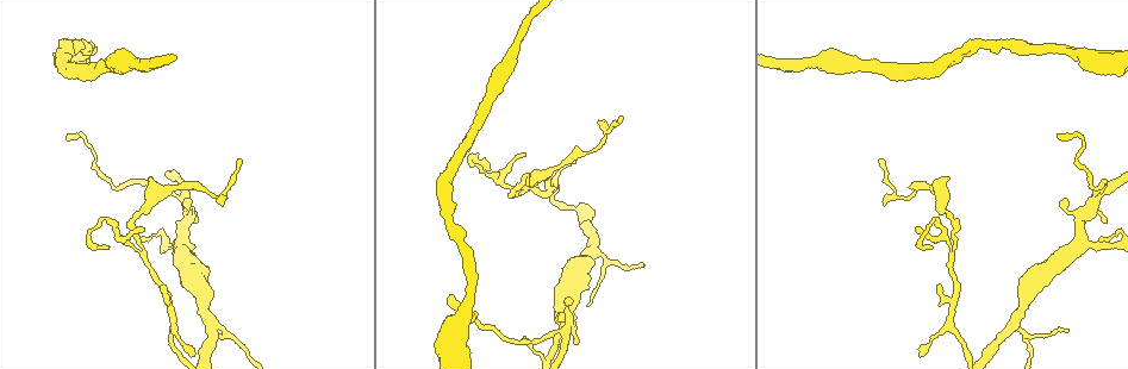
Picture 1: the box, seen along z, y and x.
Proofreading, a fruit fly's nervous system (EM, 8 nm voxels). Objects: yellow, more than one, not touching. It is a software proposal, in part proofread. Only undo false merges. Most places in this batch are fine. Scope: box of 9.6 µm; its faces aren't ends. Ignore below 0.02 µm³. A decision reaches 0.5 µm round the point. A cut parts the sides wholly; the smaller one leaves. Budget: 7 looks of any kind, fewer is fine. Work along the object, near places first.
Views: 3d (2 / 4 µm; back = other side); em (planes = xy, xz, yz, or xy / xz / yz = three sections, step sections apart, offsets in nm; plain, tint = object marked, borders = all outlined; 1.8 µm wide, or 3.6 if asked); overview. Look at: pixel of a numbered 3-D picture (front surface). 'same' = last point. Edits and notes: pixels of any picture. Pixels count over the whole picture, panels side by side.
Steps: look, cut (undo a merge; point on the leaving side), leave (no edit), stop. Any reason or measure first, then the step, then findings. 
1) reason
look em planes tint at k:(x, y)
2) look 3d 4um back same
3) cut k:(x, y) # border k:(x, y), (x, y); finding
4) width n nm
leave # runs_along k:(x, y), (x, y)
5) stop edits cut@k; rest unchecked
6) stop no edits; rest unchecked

arms part here
look em 3.6um planes tint at 1:(1014, 325)

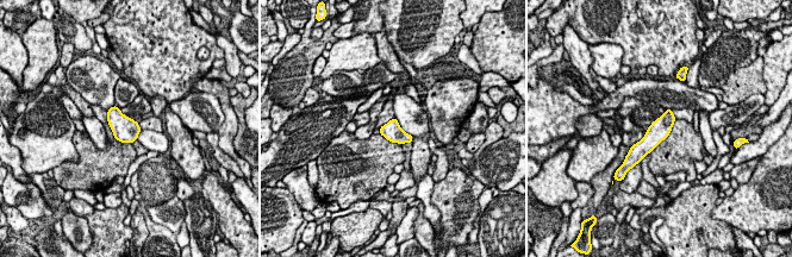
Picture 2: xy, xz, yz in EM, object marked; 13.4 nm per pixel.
leave # runs_along 2:(668, 112), (662, 126), (634, 154); continuous, no second neuron

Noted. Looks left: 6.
thick turns thin
look 3d 2um at 1:(1086, 56)

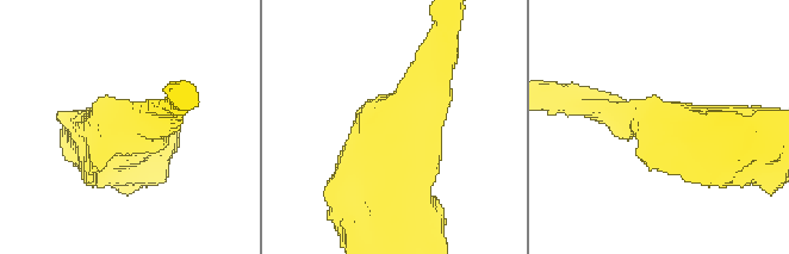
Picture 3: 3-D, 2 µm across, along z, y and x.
arm_widths 220, 550 nm
look em 3.6um planes tint at 3:(389, 132)

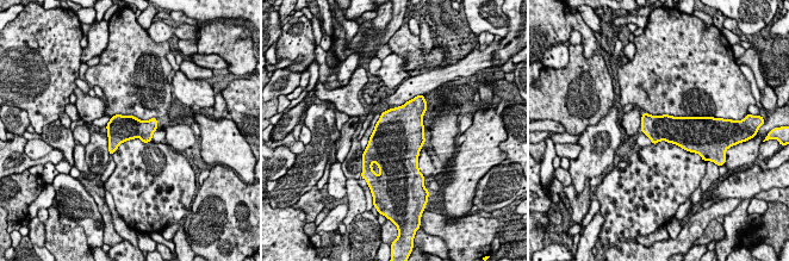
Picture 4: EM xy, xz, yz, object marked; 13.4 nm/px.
leave # continuous, no second neuron

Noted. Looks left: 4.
look em yz step 4 tint at 1:(1093, 200)

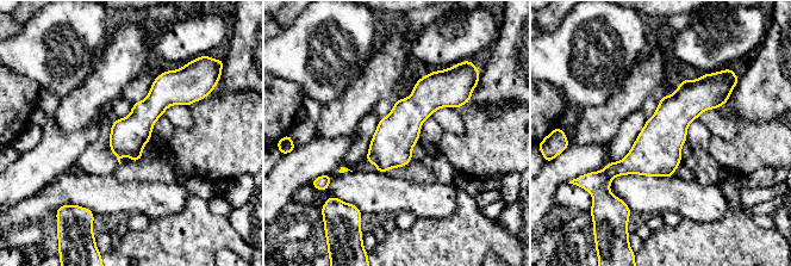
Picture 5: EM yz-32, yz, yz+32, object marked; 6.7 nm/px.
leave # continuous, no second neuron

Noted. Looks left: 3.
stop no edits; rest unchecked

